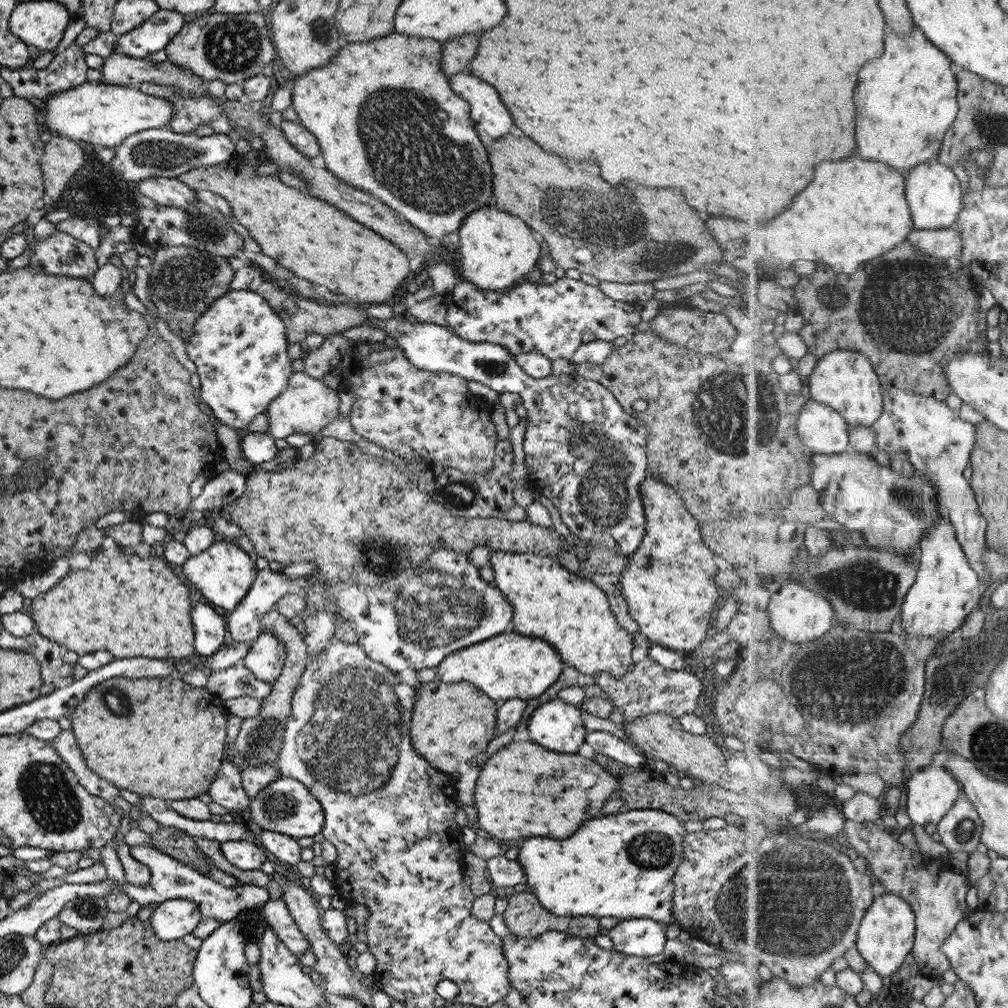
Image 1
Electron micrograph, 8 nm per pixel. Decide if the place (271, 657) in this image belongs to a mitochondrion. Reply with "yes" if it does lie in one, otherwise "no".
no

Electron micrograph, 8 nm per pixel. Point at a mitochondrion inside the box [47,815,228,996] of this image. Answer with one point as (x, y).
(90, 909)

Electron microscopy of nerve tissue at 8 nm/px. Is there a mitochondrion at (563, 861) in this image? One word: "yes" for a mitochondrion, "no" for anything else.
no

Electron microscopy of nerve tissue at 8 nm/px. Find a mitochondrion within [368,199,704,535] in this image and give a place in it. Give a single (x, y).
(603, 500)

